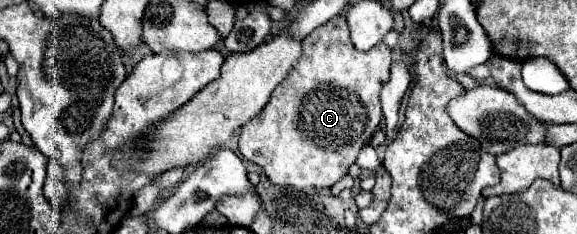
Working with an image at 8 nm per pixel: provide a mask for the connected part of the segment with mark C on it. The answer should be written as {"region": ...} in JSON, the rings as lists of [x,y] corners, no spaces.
{"region":[[[332,17],[304,39],[306,41],[302,43],[300,61],[294,69],[290,69],[288,77],[274,89],[260,117],[254,117],[242,127],[238,147],[240,153],[248,161],[260,165],[268,179],[276,185],[288,185],[298,189],[326,189],[348,173],[348,167],[356,161],[358,151],[372,139],[374,131],[378,129],[378,123],[382,119],[380,89],[386,79],[390,79],[392,51],[382,41],[366,53],[354,49],[344,17]]]}

